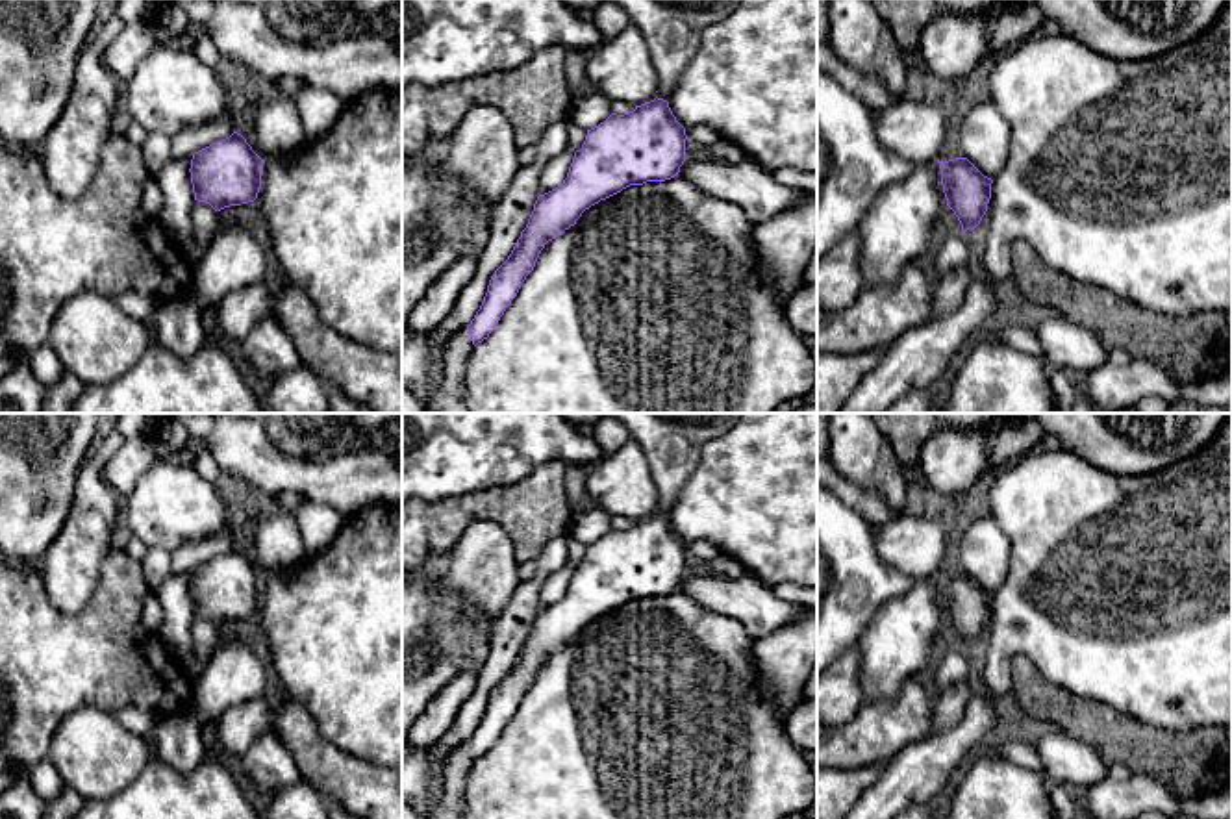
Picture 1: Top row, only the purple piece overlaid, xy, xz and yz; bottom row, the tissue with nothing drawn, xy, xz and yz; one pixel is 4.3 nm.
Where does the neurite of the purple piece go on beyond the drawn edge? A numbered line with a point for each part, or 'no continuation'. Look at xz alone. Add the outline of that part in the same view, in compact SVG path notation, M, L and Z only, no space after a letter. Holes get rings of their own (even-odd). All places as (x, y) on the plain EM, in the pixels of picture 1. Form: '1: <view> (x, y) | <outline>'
1: xz (671, 443) | M602 413L621 421L630 439L643 450L654 485L658 487L658 513L669 515L685 482L695 472L700 460L700 447L724 435L741 413Z

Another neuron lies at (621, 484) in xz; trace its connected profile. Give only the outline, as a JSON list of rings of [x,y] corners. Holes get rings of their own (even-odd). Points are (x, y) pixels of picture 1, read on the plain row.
[[[628,439],[585,472],[584,489],[604,511],[641,521],[658,511],[658,487],[639,445]]]

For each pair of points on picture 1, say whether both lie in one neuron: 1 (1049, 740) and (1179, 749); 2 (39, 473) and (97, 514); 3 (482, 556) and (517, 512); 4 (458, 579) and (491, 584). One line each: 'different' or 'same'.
1: different
2: different
3: different
4: same

